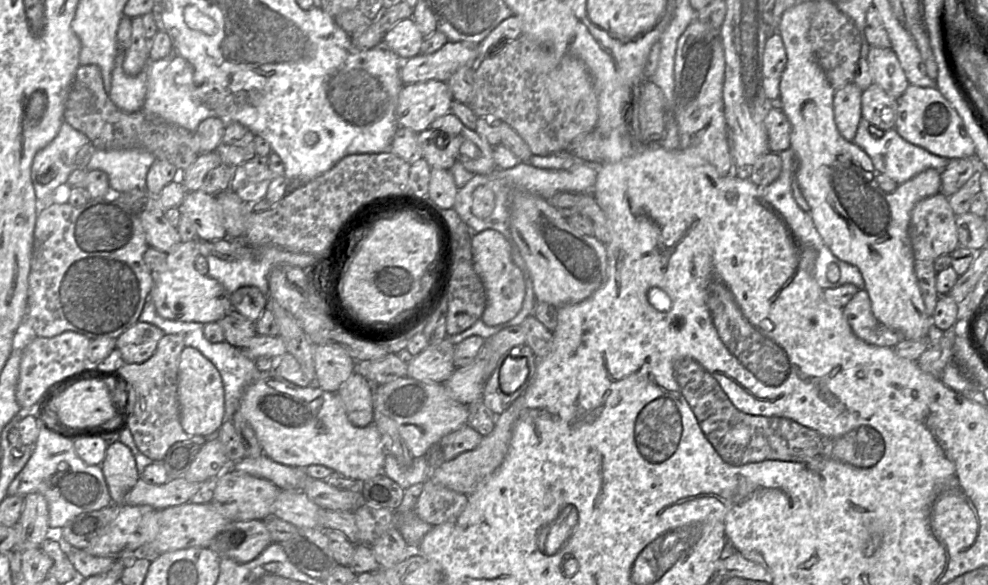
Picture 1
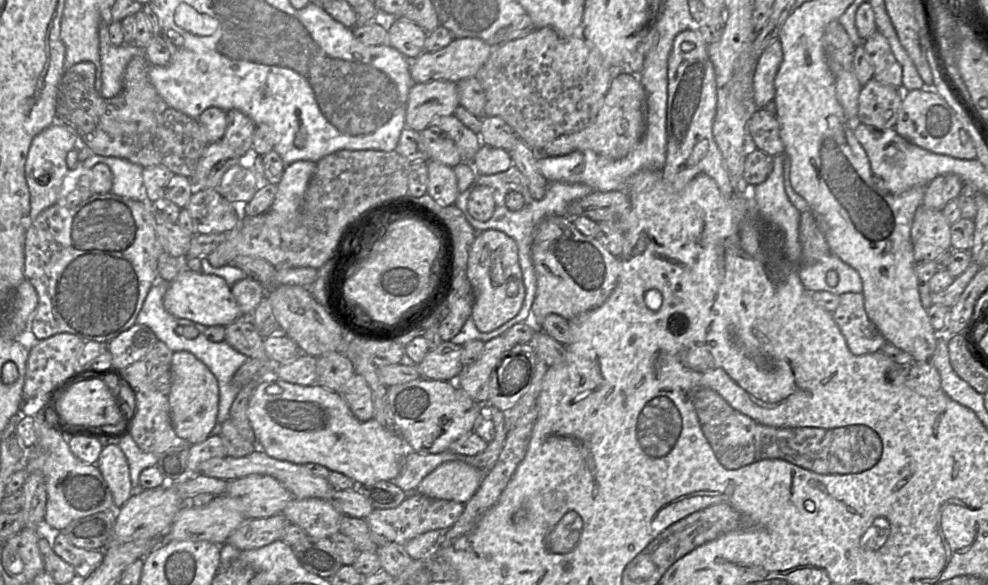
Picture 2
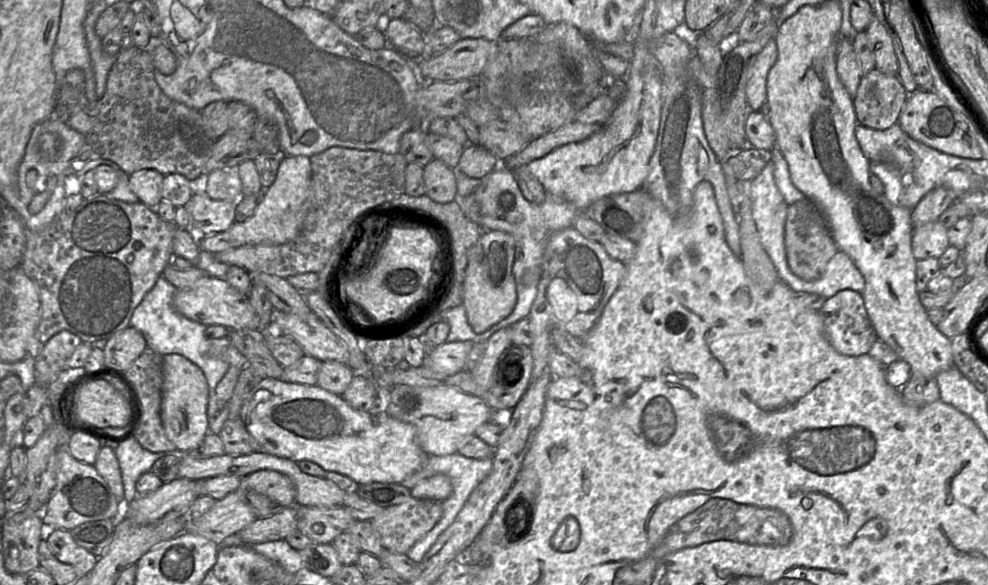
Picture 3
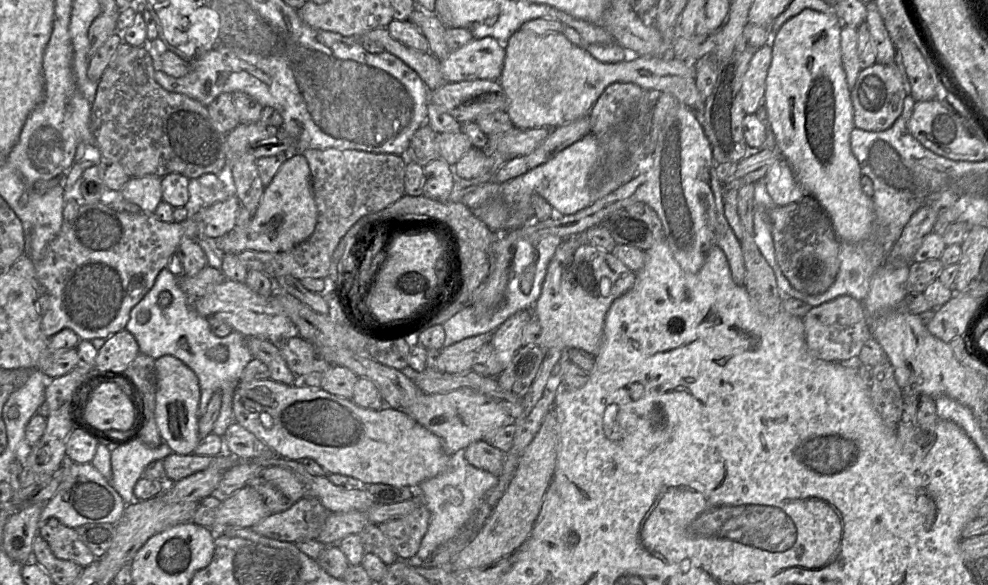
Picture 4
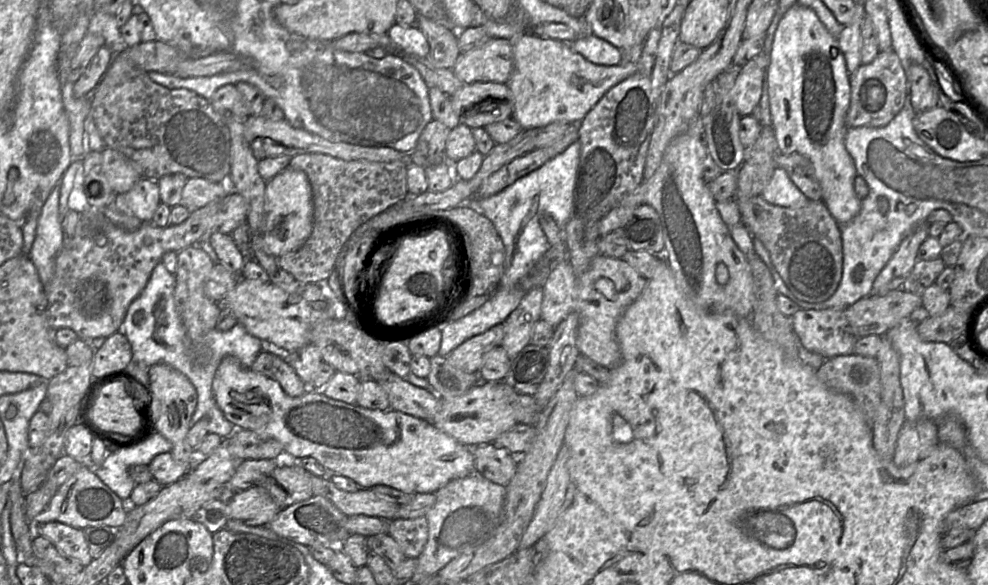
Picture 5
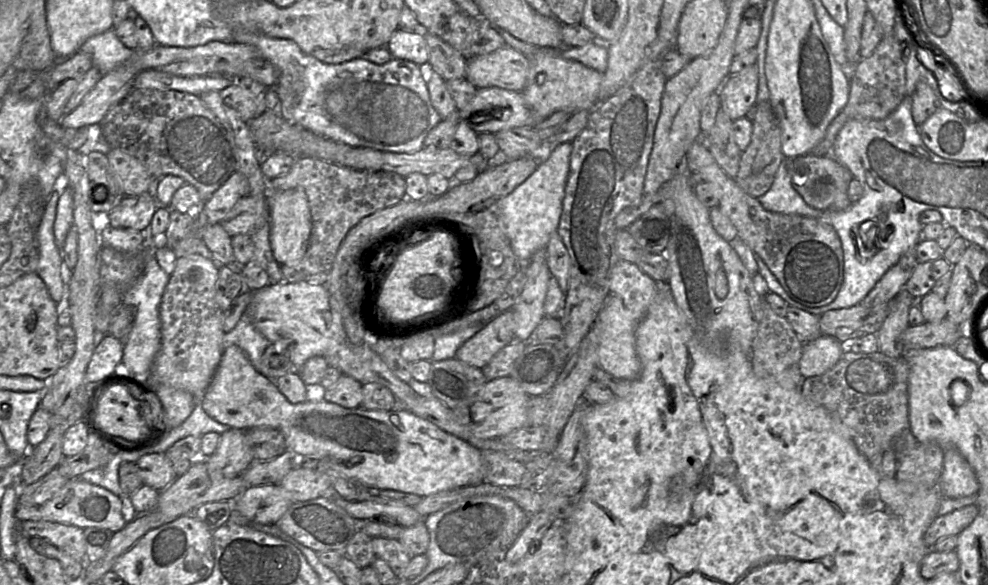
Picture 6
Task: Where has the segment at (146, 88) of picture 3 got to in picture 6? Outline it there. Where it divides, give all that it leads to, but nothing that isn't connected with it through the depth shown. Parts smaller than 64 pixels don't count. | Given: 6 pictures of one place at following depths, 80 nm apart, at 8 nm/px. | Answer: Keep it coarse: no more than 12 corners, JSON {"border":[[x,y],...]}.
{"border":[[133,88],[98,125],[208,201],[236,171],[197,95]]}

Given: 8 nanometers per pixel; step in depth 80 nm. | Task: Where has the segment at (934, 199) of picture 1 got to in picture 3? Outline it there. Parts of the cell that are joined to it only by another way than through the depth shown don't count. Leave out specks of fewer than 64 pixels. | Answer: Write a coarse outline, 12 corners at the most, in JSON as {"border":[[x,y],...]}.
{"border":[[939,221],[915,227],[915,259],[939,259],[950,246]]}

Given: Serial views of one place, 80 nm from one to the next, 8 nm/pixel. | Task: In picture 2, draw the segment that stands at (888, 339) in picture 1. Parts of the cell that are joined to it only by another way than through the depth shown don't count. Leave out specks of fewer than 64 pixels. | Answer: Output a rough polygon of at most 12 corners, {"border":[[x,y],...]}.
{"border":[[863,293],[840,295],[832,317],[855,355],[886,339],[870,321]]}

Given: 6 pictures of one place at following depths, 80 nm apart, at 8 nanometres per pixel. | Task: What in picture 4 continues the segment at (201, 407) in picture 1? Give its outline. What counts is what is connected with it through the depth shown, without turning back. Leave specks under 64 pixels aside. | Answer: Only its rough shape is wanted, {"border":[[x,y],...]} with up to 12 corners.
{"border":[[171,355],[155,360],[155,421],[173,453],[193,454],[198,378]]}

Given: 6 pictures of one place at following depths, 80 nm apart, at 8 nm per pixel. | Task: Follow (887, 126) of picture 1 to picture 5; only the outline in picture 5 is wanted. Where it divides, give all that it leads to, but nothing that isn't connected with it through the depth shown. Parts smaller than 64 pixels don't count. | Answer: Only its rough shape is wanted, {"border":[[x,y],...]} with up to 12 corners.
{"border":[[879,52],[849,74],[847,127],[883,127],[903,108],[906,73]]}

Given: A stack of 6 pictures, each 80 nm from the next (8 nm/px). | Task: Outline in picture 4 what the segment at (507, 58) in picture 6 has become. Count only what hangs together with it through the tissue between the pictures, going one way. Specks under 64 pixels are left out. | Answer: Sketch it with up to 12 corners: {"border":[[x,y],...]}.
{"border":[[472,39],[440,61],[446,83],[499,80],[504,44]]}

